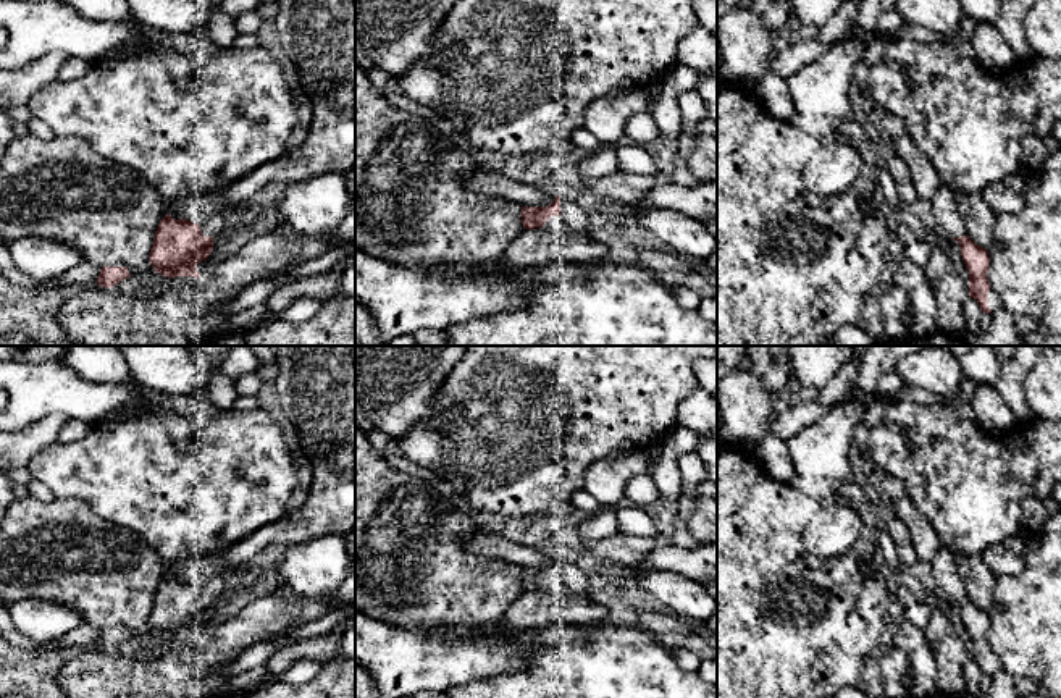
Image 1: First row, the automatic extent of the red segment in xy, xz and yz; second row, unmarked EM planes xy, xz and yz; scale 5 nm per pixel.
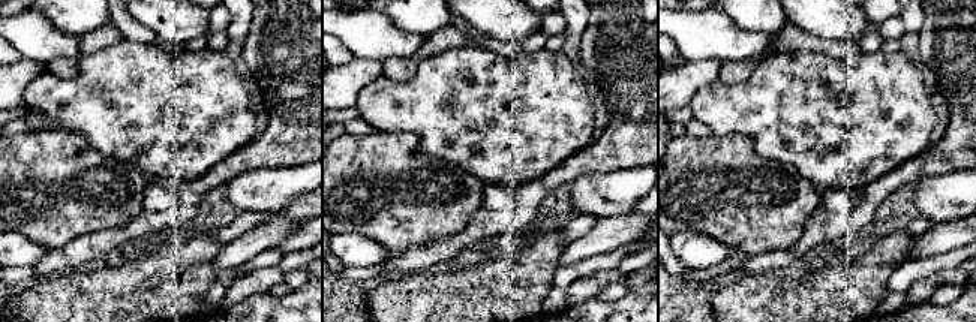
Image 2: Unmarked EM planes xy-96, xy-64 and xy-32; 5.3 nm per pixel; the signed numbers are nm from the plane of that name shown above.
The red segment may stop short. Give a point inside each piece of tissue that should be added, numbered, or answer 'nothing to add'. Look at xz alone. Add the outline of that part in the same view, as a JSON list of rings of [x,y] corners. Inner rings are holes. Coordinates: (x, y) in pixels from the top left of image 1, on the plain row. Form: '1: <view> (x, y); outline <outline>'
1: xz (577, 580); outline [[[567,556],[560,557],[560,577],[568,587],[572,595],[586,595],[589,590],[589,580]]]

